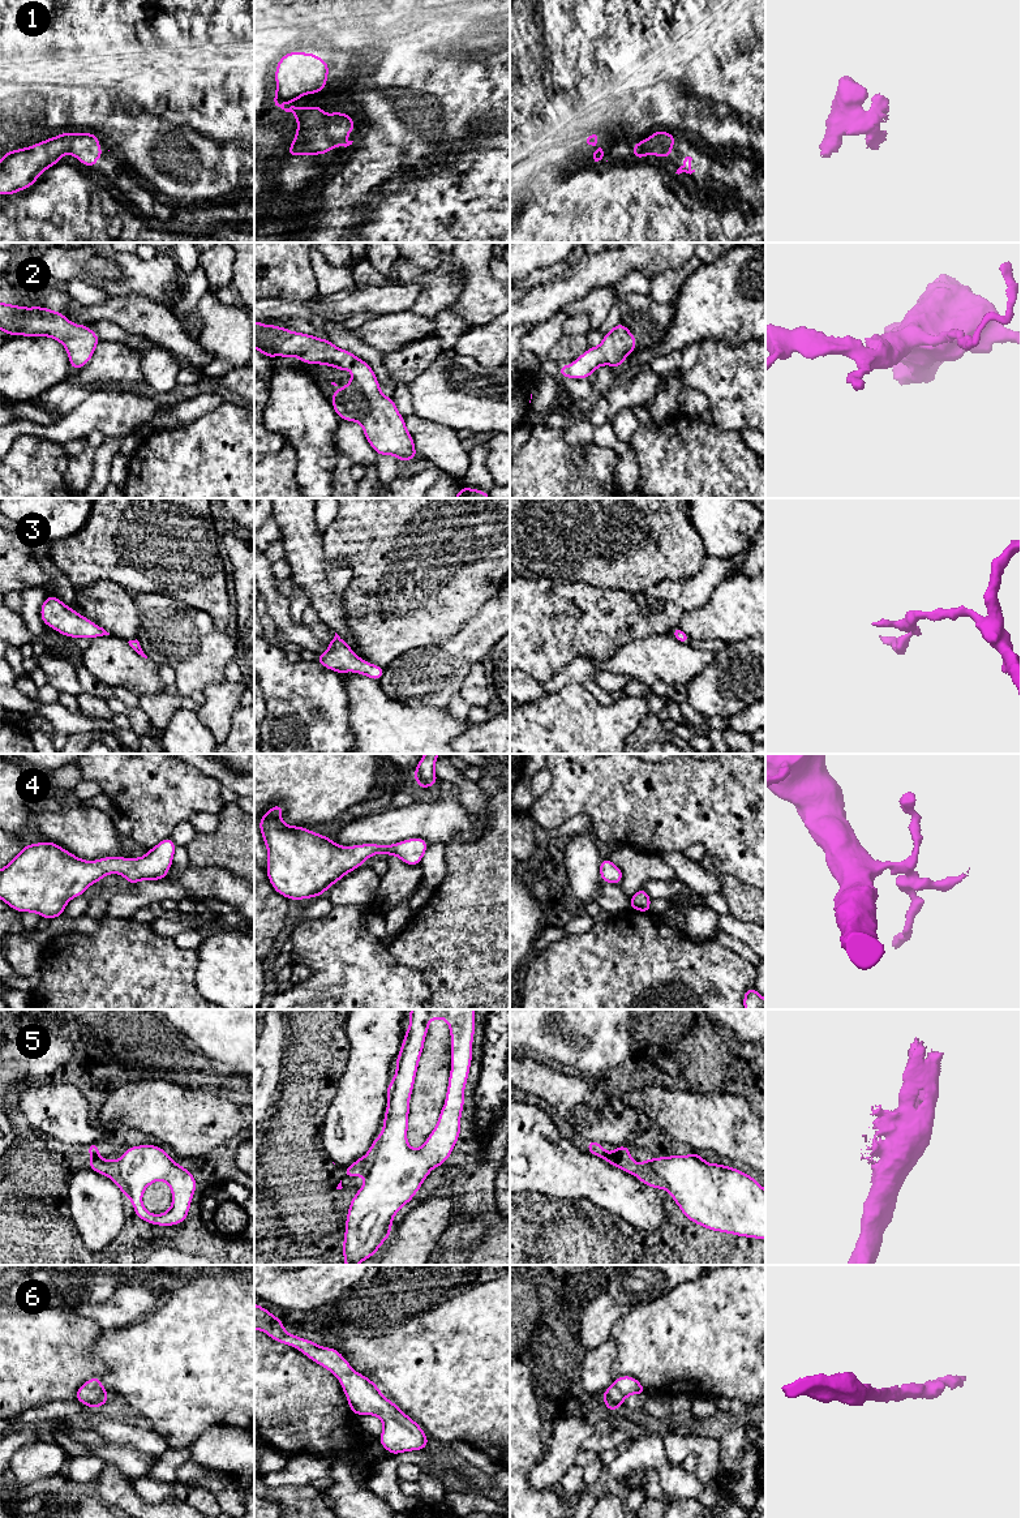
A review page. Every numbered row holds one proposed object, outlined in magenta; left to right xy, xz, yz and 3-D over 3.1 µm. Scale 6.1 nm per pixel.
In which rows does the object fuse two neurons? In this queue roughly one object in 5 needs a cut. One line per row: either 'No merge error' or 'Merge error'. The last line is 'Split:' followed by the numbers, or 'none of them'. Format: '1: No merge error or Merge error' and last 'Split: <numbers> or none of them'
1: No merge error
2: No merge error
3: No merge error
4: No merge error
5: No merge error
6: No merge error
Split: none of them

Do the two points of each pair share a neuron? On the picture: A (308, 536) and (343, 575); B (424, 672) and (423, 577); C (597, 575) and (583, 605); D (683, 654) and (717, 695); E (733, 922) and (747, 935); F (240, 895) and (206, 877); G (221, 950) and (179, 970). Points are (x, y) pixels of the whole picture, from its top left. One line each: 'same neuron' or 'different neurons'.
A: same neuron
B: different neurons
C: different neurons
D: different neurons
E: same neuron
F: same neuron
G: different neurons

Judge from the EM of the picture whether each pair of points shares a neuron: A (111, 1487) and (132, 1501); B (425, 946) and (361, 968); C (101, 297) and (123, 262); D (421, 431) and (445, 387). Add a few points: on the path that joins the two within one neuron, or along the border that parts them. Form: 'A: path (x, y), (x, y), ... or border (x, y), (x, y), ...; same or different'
A: path (116, 1489), (127, 1499); same
B: border (387, 948), (398, 961), (420, 972); different
C: border (77, 278), (110, 295); different
D: border (410, 394), (412, 411), (416, 415), (455, 431); different

